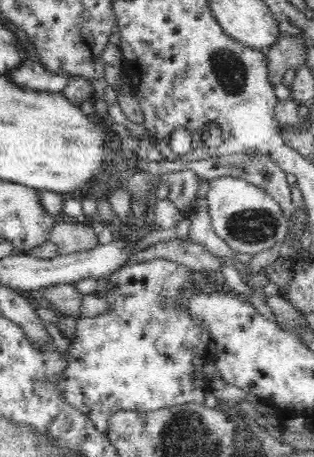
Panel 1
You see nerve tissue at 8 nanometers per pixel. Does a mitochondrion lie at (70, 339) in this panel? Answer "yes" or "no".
no

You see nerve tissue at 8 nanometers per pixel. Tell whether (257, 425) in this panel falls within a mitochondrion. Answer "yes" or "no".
no

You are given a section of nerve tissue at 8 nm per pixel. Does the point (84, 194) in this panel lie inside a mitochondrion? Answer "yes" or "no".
no

